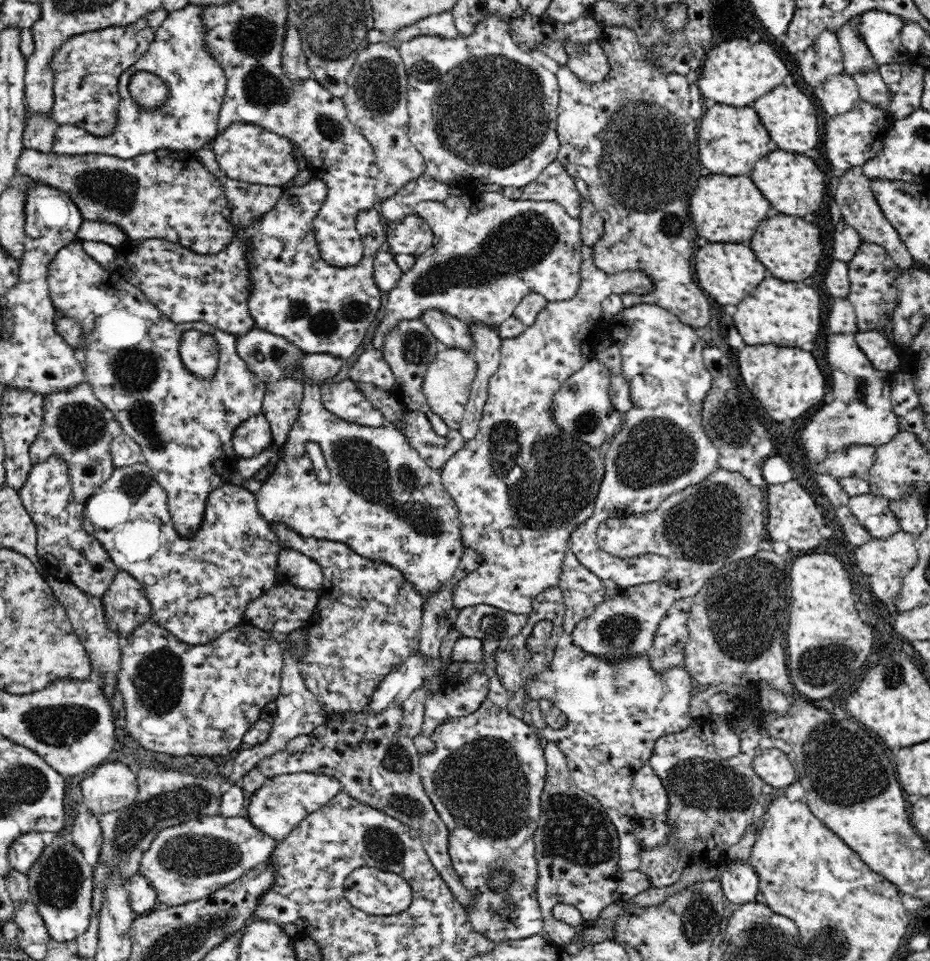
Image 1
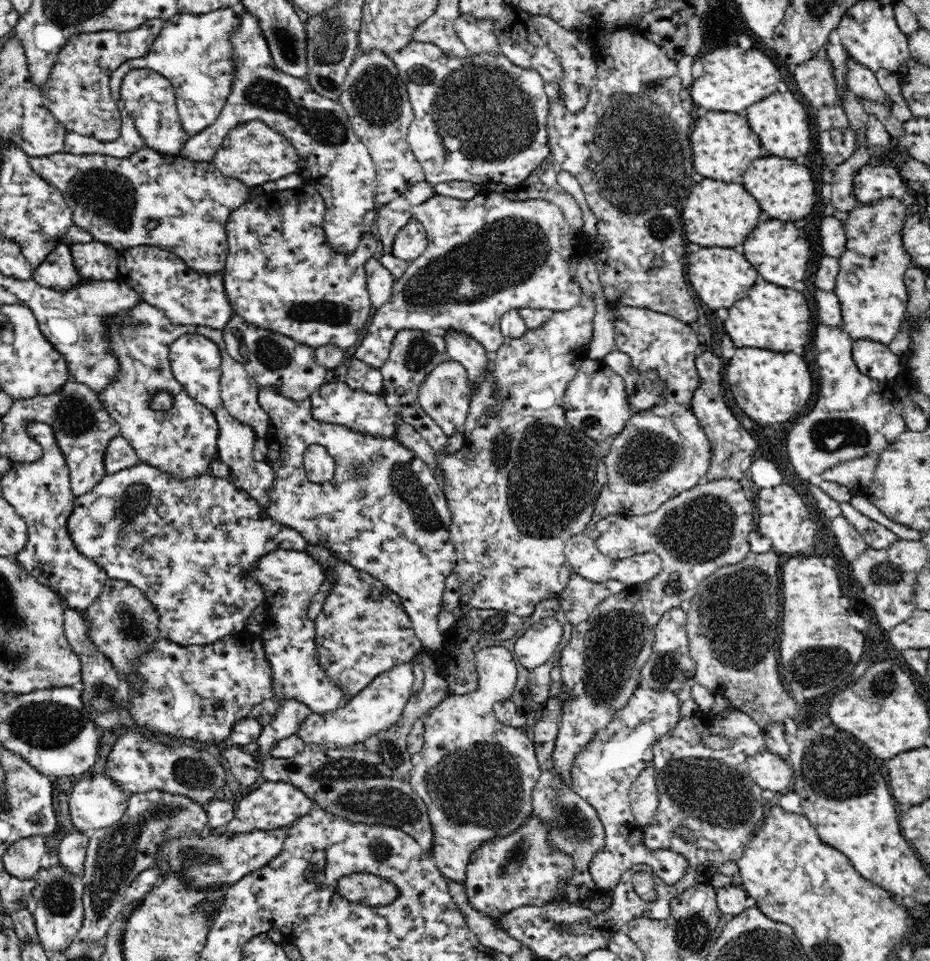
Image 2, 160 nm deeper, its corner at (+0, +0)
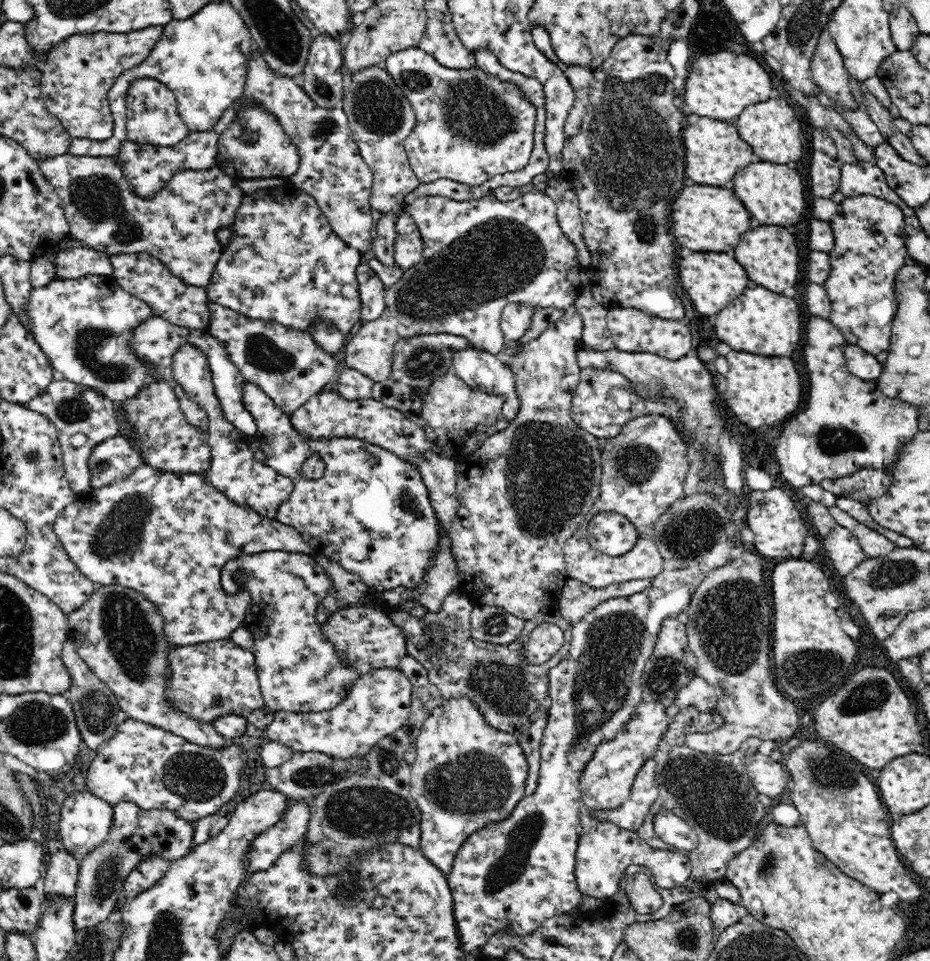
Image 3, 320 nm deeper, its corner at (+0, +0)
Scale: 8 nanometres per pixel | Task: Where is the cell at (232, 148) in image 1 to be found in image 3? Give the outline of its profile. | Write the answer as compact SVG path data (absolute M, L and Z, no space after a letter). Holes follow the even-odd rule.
M246 106L219 139L217 165L235 182L244 179L281 178L296 174L299 169L299 151L281 128L281 125L260 106Z

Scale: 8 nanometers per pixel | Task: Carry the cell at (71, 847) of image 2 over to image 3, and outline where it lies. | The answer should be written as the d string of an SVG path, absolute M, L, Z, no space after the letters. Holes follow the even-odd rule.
M67 849L56 852L50 863L46 867L47 876L44 880L44 895L55 895L62 893L70 899L74 899L78 884L79 861L75 858L74 853L68 852Z

